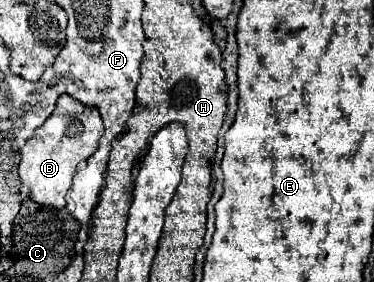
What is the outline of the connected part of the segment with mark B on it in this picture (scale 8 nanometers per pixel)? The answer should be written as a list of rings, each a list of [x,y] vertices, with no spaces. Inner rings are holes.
[[[61,94],[57,100],[55,112],[45,120],[43,126],[21,148],[19,174],[23,184],[31,190],[31,200],[43,206],[63,208],[65,194],[71,188],[71,178],[81,160],[87,160],[95,150],[103,134],[103,122],[95,106],[83,106],[79,100],[69,94]],[[67,144],[67,146],[65,146]]]

